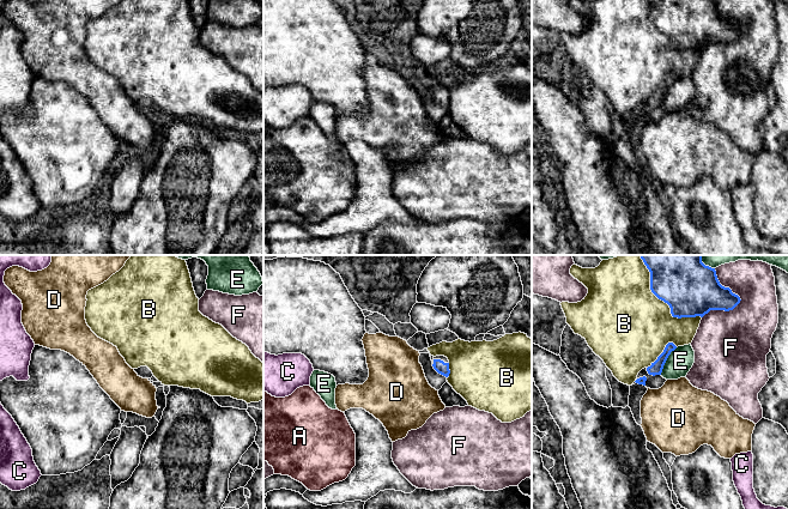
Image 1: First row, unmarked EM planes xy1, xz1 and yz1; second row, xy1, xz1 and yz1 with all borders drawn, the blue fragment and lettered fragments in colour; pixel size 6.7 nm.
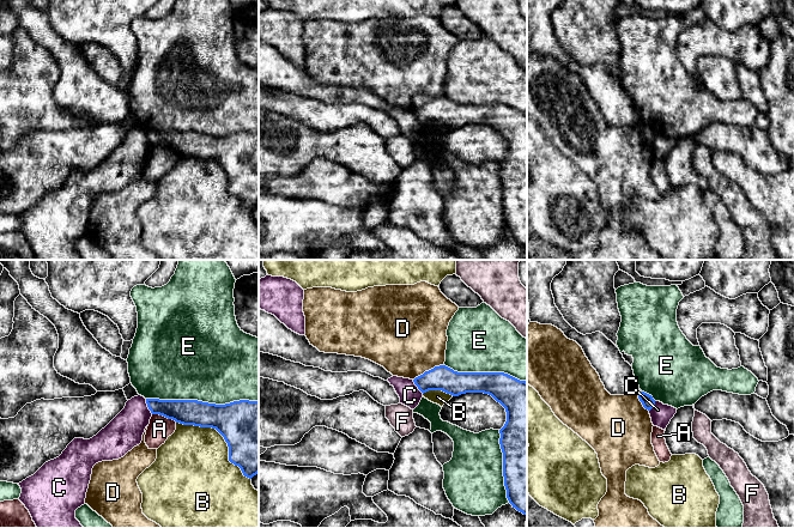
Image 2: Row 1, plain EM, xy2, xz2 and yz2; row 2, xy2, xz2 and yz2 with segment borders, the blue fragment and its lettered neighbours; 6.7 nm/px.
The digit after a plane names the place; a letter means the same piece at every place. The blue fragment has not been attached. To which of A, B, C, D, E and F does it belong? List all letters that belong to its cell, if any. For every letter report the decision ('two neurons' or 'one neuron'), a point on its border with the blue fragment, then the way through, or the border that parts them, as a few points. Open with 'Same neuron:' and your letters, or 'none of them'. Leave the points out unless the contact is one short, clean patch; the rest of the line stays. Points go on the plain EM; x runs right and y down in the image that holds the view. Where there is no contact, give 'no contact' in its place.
Same neuron: none of them
A: two neurons; meets blue in xy2 at (164, 147); border along xy2 (152, 145), (158, 145), (176, 153)
B: two neurons; meets blue in xy2 at (223, 168)
C: two neurons; meets blue in xy2 at (147, 138); border along xy2 (145, 131), (146, 138), (152, 145)
D: two neurons; meets blue in xz2 at (429, 102); border along xz2 (443, 96), (425, 102), (413, 111)
E: two neurons; meets blue in xy2 at (201, 133)
F: two neurons; meets blue in yz1 at (739, 34)

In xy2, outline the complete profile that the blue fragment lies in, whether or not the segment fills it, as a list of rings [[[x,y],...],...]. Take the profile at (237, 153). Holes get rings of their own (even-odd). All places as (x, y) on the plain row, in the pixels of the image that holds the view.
[[[146,131],[152,146],[159,146],[183,157],[216,160],[229,178],[229,193],[238,198],[244,208],[251,211],[259,205],[259,133],[240,132],[216,136],[198,132]]]

